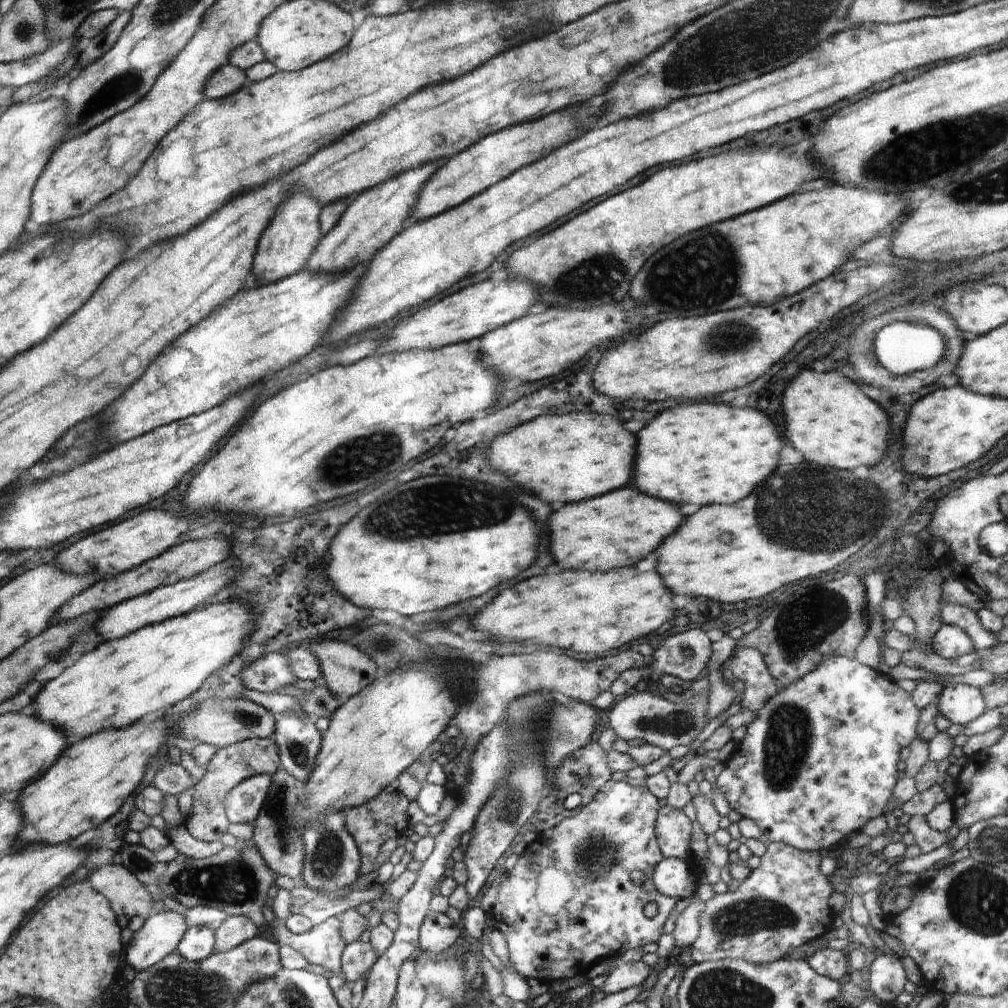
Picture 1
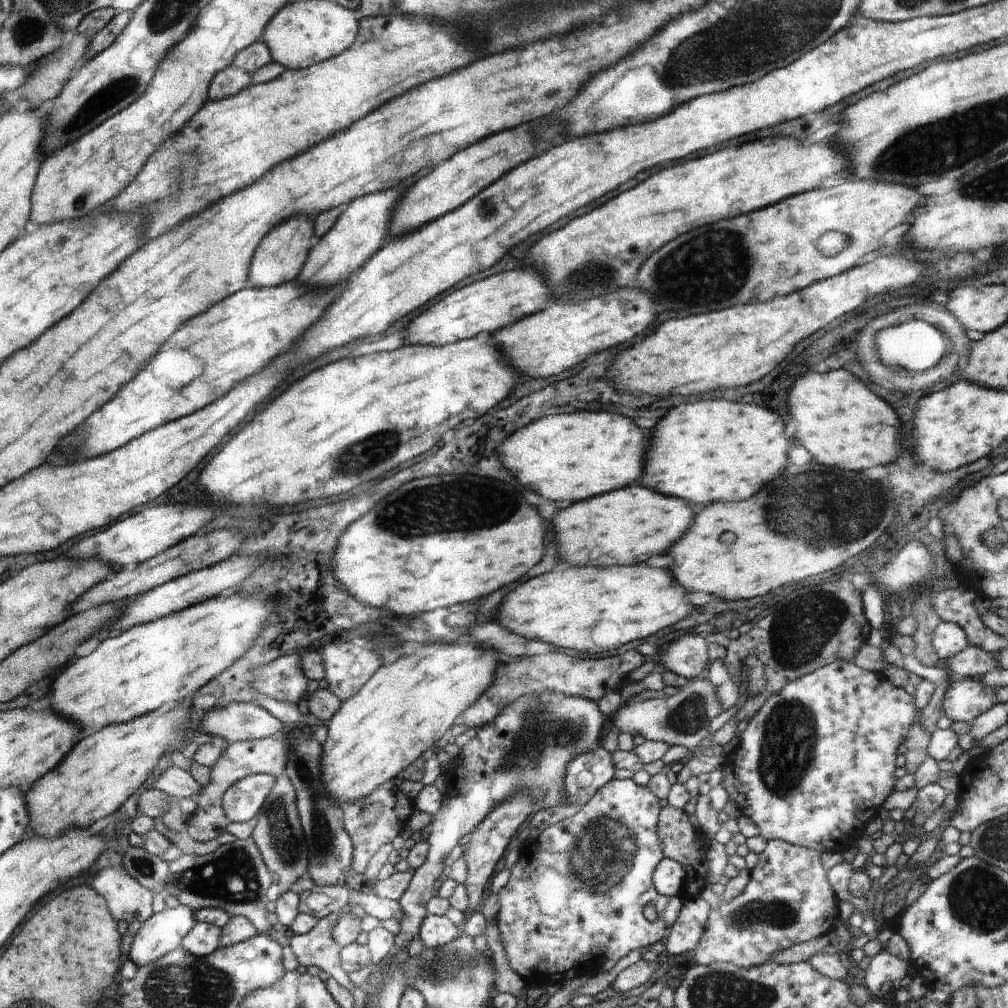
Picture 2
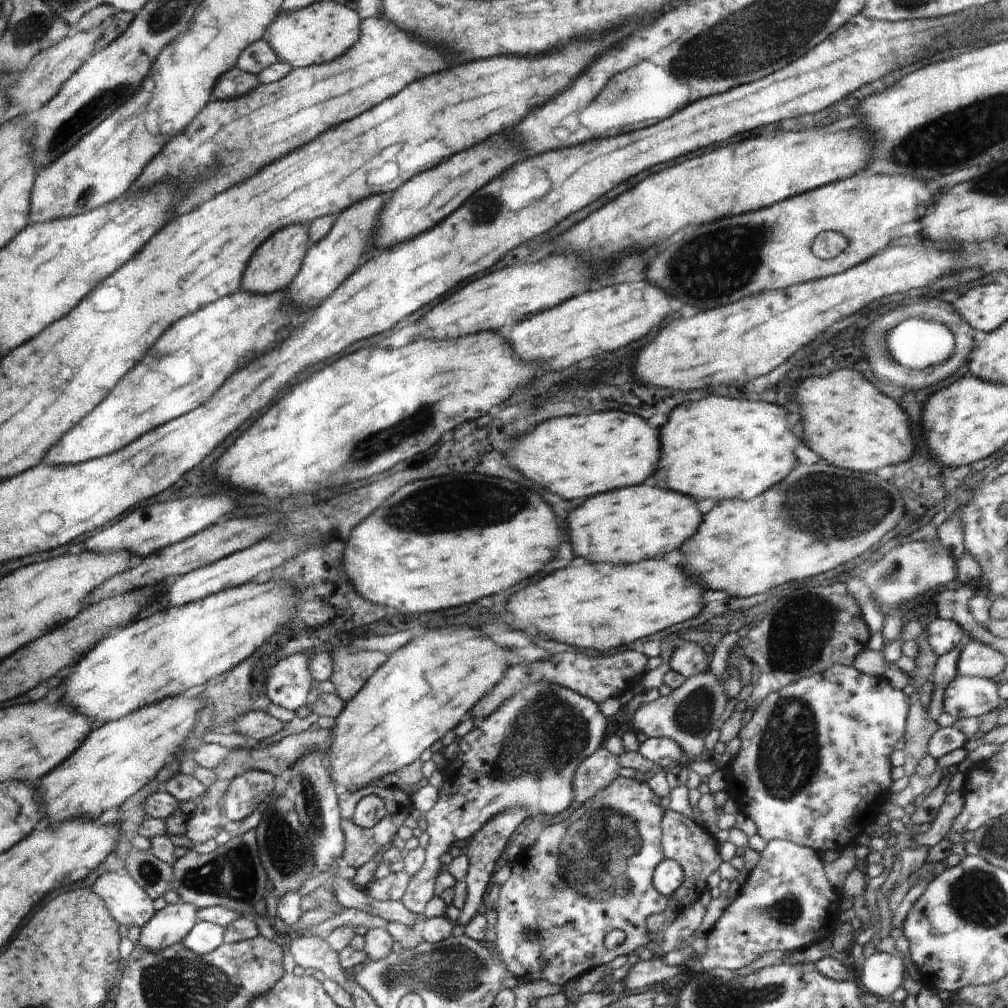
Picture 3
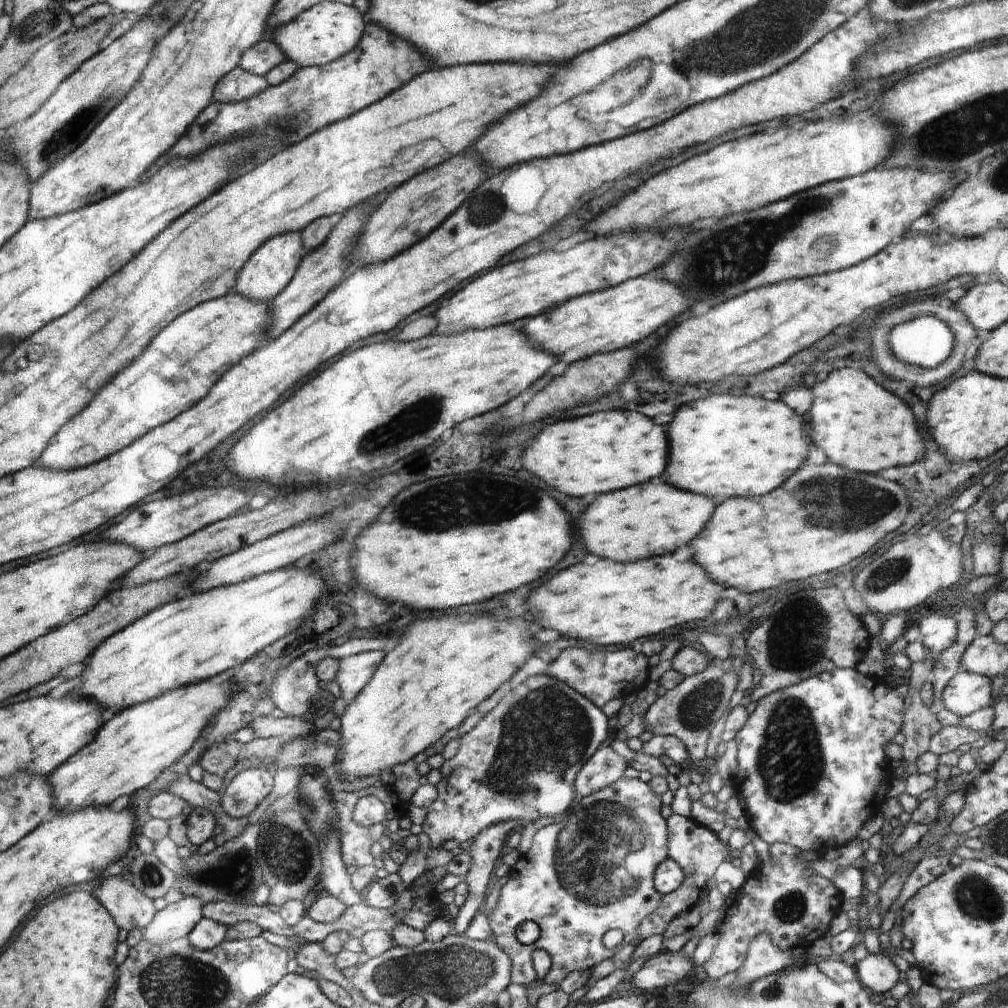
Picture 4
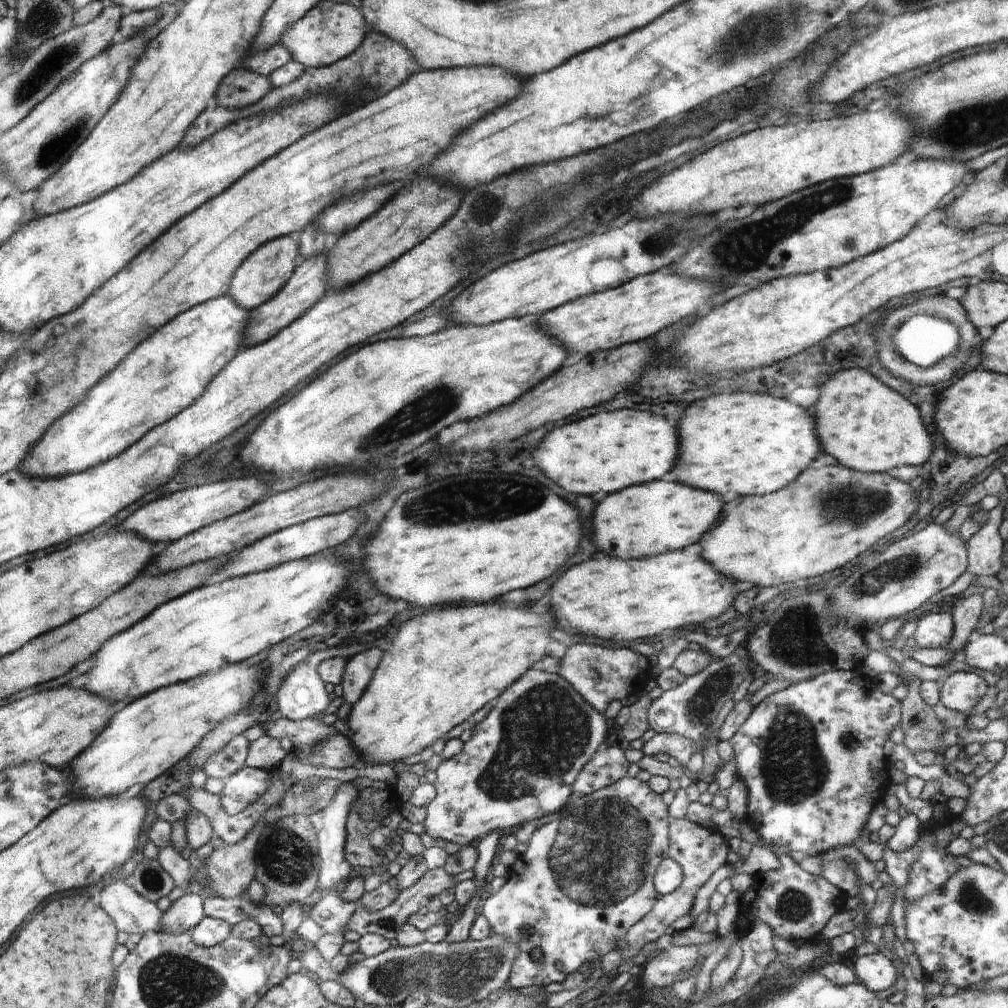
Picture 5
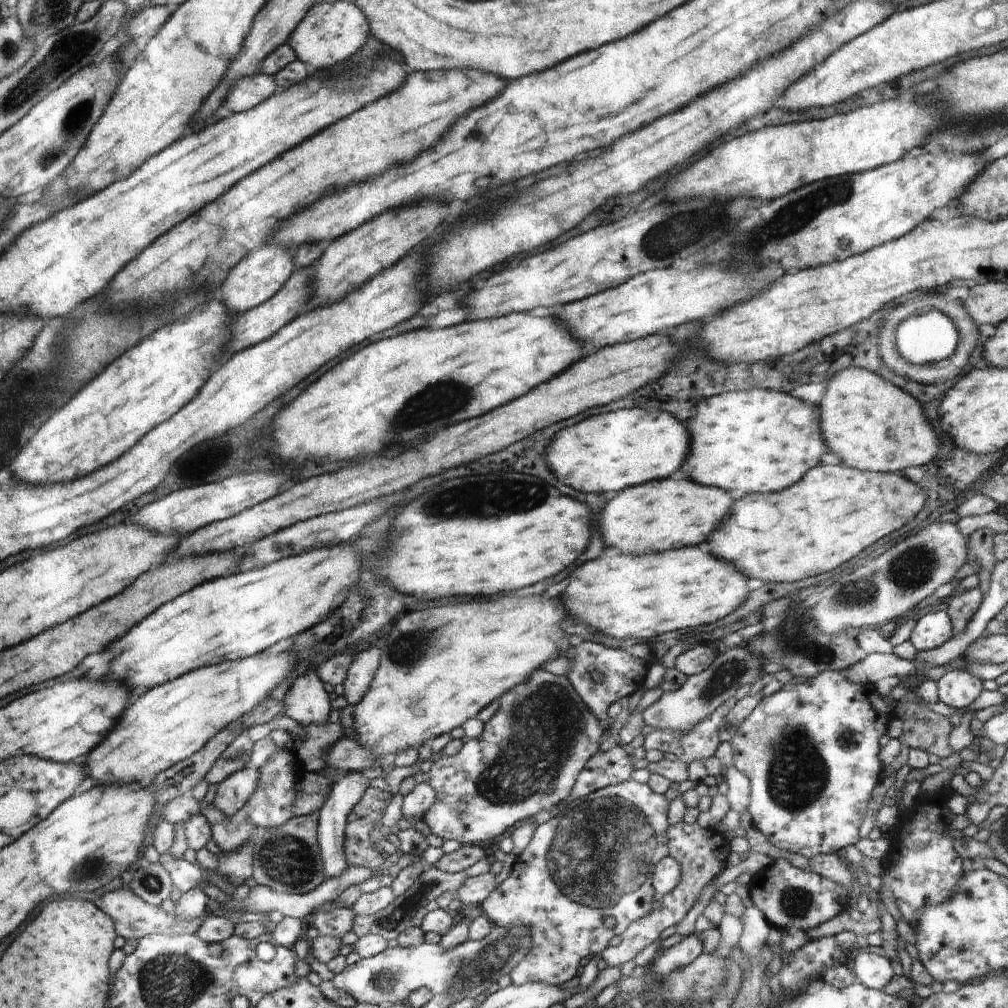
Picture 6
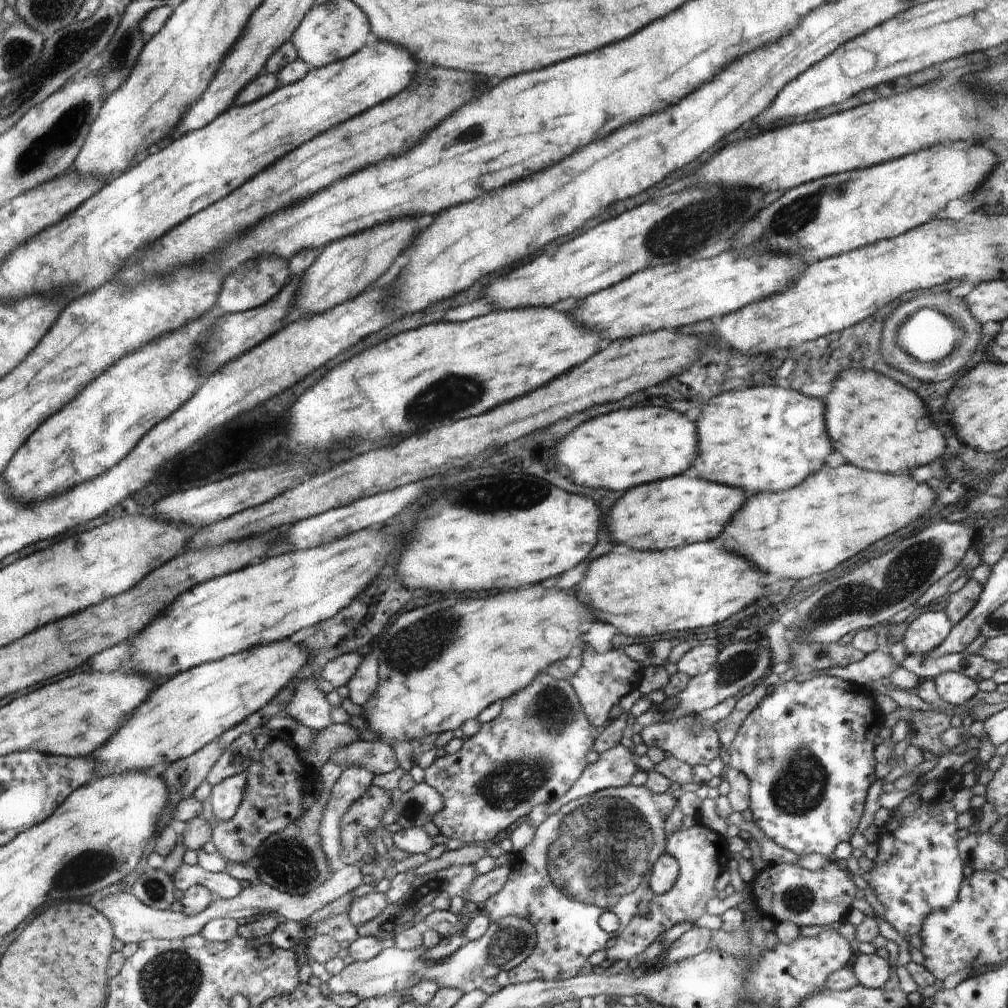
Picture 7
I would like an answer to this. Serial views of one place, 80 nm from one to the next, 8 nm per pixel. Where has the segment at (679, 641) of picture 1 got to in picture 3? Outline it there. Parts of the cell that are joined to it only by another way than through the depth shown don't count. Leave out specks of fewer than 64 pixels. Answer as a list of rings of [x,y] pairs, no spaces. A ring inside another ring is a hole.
[[[684,642],[676,647],[670,658],[670,669],[685,678],[704,673],[709,670],[710,656],[696,642]]]

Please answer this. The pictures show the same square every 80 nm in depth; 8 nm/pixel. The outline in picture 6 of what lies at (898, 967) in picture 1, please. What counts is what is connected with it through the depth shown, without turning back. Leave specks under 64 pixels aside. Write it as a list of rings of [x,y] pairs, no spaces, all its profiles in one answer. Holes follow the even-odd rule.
[[[860,953],[852,960],[852,970],[858,978],[857,982],[869,989],[883,990],[895,975],[891,961],[882,955]]]

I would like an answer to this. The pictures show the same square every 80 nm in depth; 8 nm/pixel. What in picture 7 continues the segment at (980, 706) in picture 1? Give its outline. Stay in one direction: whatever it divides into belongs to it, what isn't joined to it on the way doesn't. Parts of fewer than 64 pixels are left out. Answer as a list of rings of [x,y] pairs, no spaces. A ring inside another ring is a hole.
[[[948,671],[933,679],[940,698],[953,707],[968,702],[978,692],[978,683],[965,674]]]

